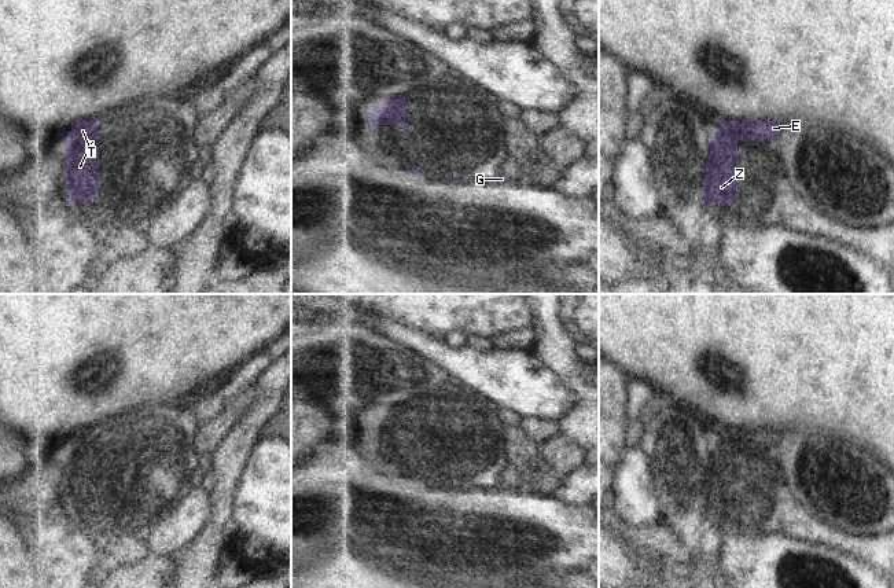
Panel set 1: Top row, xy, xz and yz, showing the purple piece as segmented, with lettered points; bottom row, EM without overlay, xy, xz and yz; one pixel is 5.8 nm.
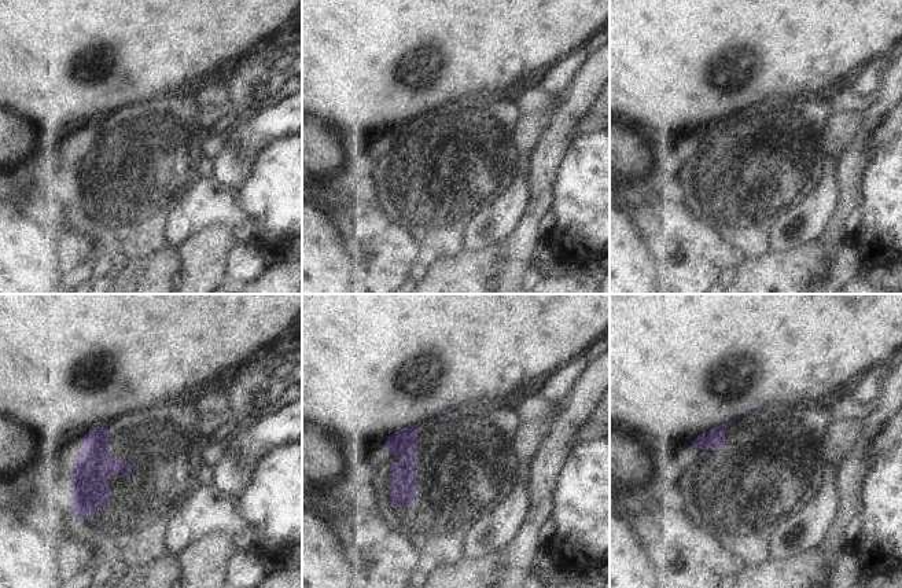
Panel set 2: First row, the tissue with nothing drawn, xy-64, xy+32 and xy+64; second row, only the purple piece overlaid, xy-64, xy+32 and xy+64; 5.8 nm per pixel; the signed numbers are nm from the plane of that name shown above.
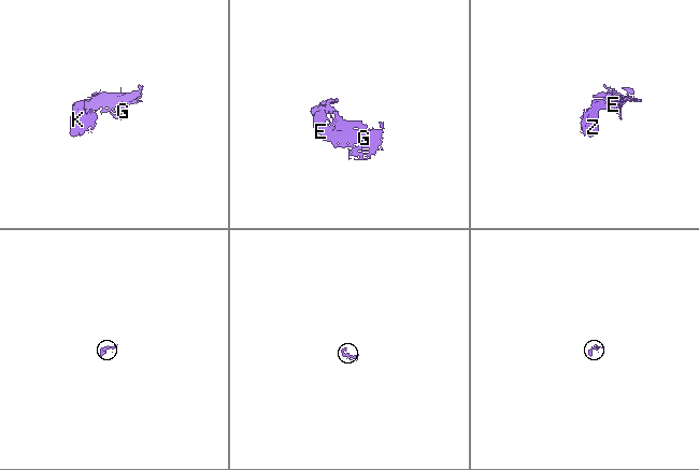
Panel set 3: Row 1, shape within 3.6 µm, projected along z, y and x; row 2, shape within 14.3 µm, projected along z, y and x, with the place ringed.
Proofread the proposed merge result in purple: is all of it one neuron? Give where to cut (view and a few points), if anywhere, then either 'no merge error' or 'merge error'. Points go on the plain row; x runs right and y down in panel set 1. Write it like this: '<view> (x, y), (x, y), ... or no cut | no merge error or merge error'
xy (98, 448), (83, 452), (78, 456), (66, 456) | merge error

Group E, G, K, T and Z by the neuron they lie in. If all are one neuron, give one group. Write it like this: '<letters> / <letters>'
E G T / K Z

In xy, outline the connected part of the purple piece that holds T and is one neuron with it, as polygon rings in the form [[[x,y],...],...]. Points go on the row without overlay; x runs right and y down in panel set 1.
[[[99,425],[76,430],[65,445],[65,455],[80,457],[84,452],[99,449]]]

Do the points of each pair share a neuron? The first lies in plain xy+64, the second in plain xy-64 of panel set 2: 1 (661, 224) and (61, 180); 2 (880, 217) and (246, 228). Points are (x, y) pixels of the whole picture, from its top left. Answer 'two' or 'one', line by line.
1: two
2: two

